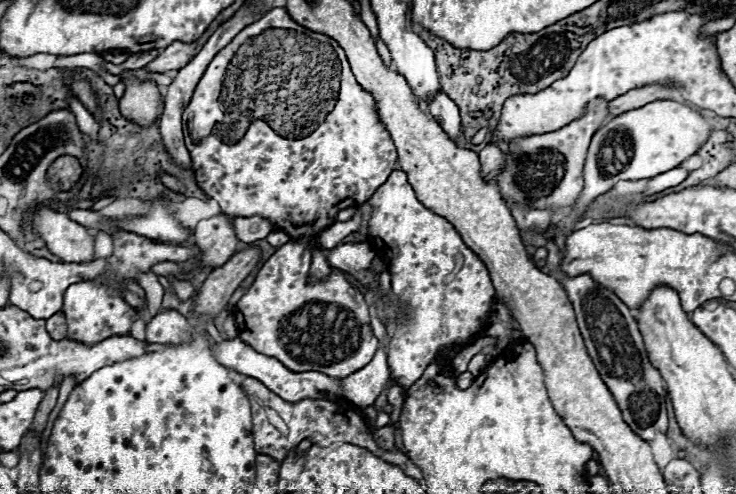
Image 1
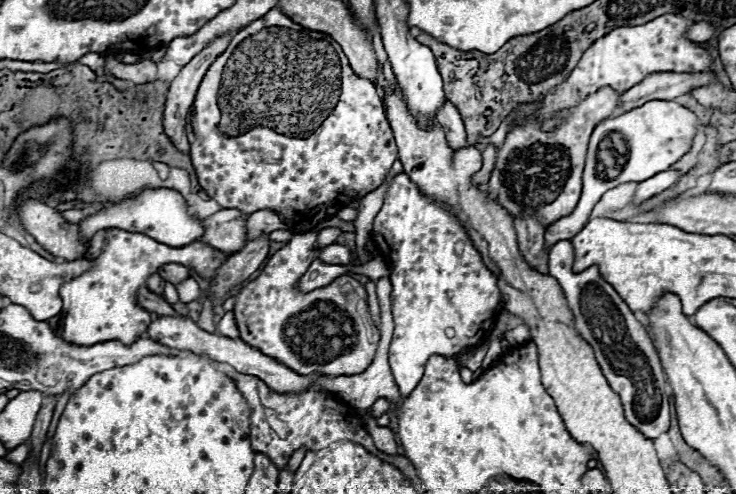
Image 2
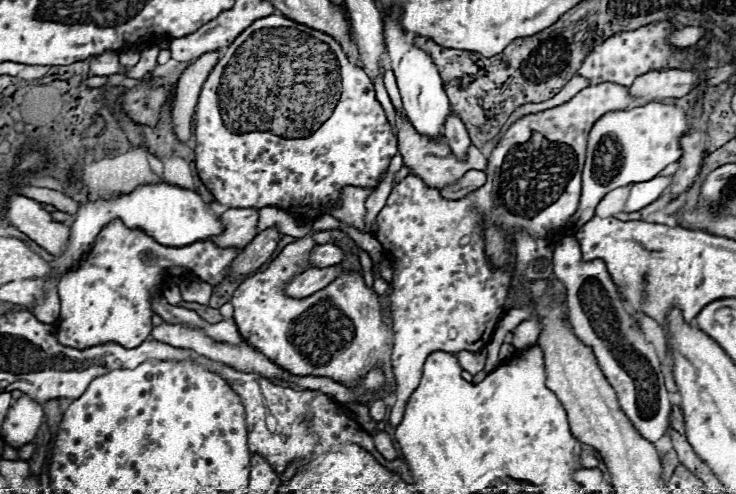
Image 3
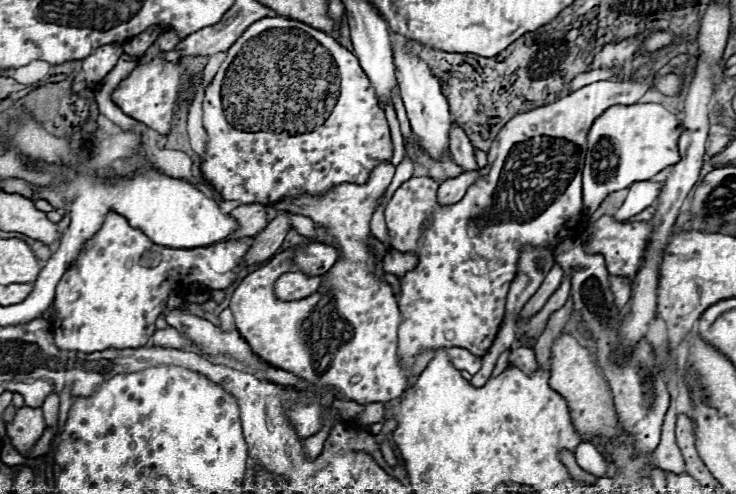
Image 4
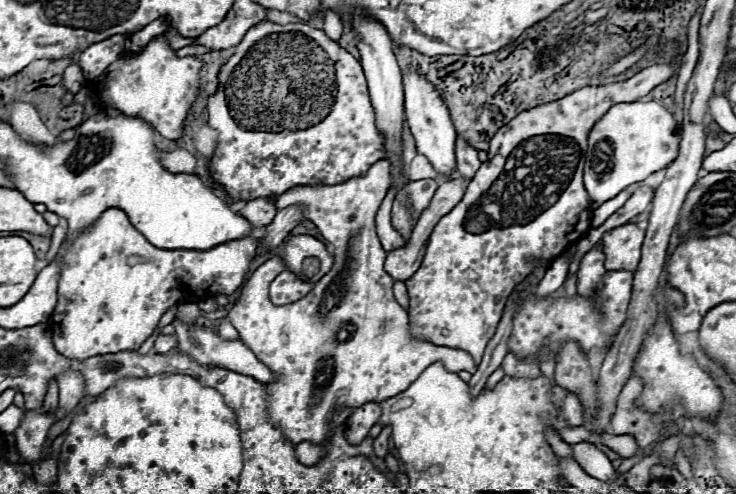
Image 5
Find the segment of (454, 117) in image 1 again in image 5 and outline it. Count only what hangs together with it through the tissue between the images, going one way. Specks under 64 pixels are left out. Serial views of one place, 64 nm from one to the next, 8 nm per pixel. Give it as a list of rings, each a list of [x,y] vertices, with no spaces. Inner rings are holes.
[[[456,136],[456,170],[460,176],[472,178],[476,174],[476,170],[480,168],[480,160],[478,160],[478,150],[474,150],[462,136]]]

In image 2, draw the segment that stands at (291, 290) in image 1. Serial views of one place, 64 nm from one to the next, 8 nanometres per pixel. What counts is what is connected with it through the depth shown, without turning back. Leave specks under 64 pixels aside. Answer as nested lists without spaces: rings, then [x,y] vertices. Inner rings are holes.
[[[292,236],[292,240],[266,262],[260,276],[238,292],[234,316],[240,338],[298,374],[360,374],[374,360],[380,340],[380,332],[368,312],[366,290],[360,282],[338,276],[330,286],[300,292],[296,284],[312,264],[314,248],[316,236]]]

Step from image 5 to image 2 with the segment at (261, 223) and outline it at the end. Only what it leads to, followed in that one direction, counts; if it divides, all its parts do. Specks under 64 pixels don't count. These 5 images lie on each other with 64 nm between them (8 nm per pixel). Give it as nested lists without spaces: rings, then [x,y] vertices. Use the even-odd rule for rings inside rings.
[[[220,210],[220,212],[204,218],[202,220],[204,234],[202,234],[200,242],[208,244],[210,248],[214,248],[226,256],[238,252],[246,244],[246,238],[244,238],[246,218],[248,218],[248,214],[244,214],[240,210]]]

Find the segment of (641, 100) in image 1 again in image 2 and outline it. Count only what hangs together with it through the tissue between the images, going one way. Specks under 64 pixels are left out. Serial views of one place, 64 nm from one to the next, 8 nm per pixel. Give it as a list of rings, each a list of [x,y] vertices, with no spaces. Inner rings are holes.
[[[674,72],[652,74],[622,94],[622,102],[618,104],[616,112],[634,110],[650,100],[674,100],[682,94],[688,94],[696,86],[704,86],[712,82],[714,78],[718,76],[712,72],[708,74],[674,74]]]

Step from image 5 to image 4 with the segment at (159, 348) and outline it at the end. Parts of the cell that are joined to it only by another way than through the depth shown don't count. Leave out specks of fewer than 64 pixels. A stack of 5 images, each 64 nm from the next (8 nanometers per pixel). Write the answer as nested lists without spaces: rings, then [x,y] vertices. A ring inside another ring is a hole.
[[[168,326],[164,330],[156,330],[152,334],[152,340],[154,340],[154,346],[164,346],[164,348],[184,348],[186,344],[194,346],[194,344],[186,342],[186,338],[182,338],[182,334],[178,334],[178,330],[174,330],[172,326]]]

